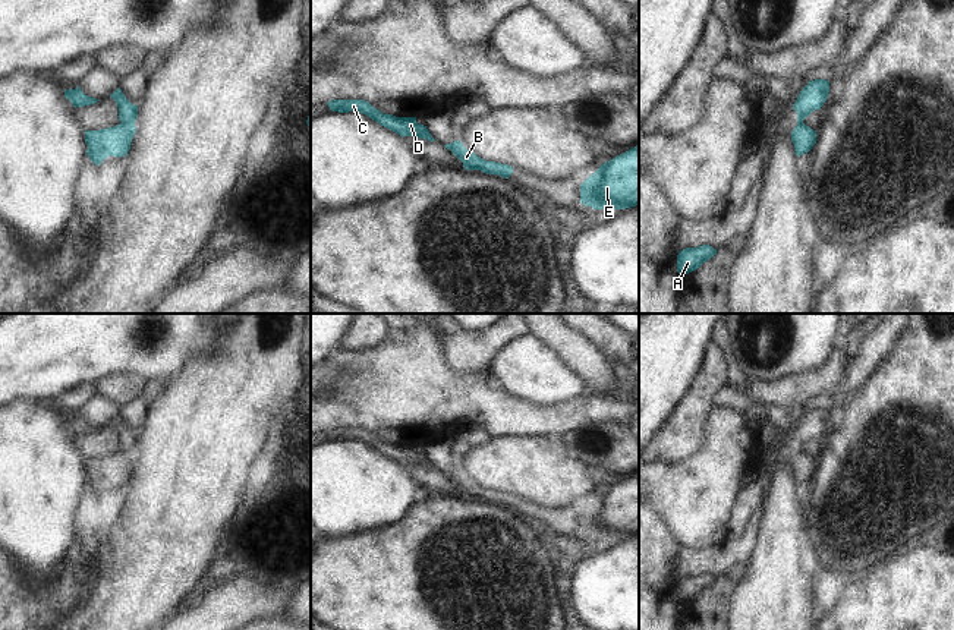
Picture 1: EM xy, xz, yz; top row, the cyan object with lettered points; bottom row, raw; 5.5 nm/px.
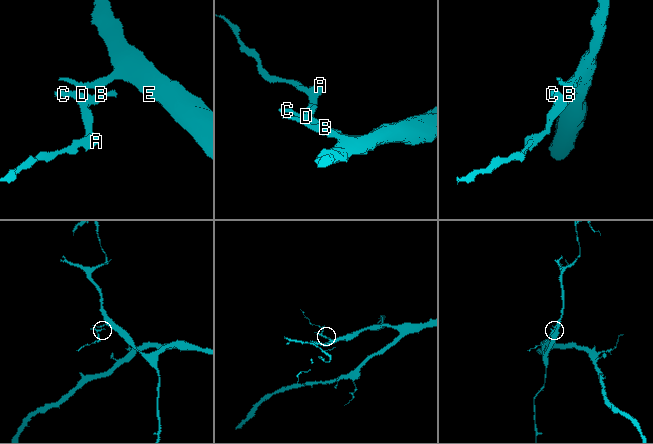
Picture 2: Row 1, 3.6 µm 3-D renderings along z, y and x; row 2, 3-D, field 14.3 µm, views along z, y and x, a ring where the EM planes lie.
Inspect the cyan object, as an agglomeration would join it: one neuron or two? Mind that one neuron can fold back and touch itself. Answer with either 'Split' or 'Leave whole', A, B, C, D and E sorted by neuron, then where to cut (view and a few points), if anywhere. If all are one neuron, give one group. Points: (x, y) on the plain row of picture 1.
Split. Groups: A B C D / E. Split along xy (122, 450), (134, 453)

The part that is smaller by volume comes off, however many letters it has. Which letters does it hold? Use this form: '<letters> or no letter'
A, B, C, D

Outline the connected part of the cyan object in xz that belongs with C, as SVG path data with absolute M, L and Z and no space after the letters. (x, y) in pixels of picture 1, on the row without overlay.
M331 428L327 432L331 440L339 440L339 441L358 440L358 441L366 442L369 447L396 460L402 466L416 464L416 466L428 467L431 470L435 469L431 464L426 454L419 453L416 450L416 445L396 445L393 442L384 442L365 428Z

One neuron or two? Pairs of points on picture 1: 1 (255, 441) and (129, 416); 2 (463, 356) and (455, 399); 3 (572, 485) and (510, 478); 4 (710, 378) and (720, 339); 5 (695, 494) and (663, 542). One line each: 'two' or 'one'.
1: two
2: two
3: one
4: two
5: two

